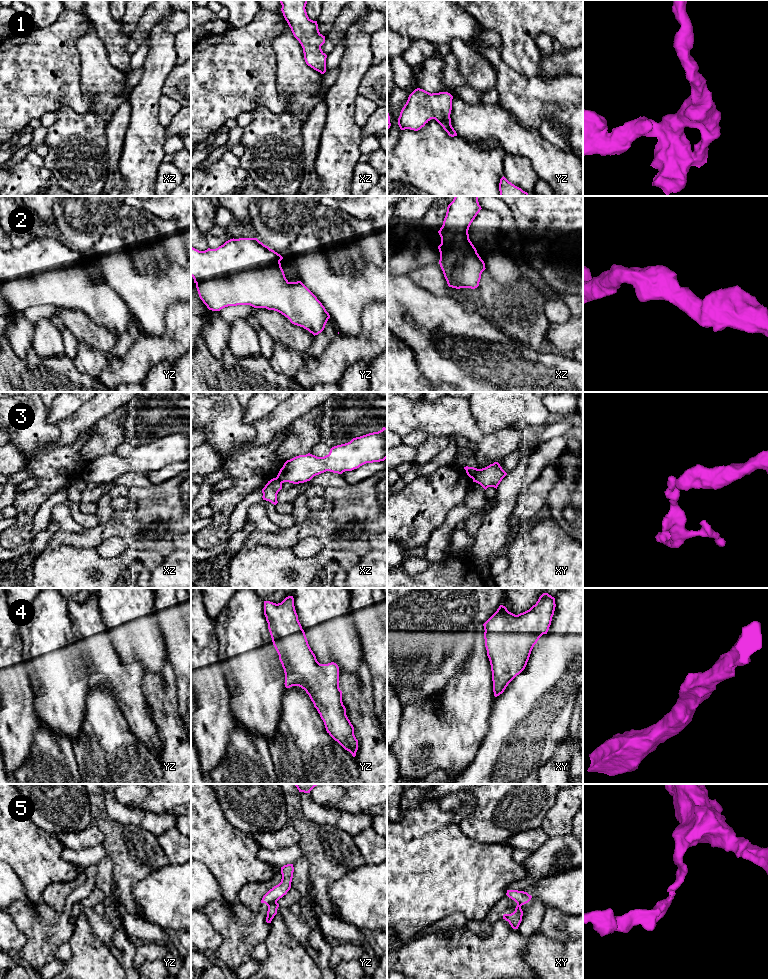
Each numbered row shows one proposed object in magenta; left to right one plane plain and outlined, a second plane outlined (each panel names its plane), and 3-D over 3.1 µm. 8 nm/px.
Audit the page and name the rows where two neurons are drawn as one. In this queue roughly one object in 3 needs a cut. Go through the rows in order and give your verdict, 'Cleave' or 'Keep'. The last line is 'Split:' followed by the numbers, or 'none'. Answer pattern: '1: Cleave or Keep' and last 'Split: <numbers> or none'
1: Keep
2: Keep
3: Cleave
4: Keep
5: Cleave
Split: 3, 5

